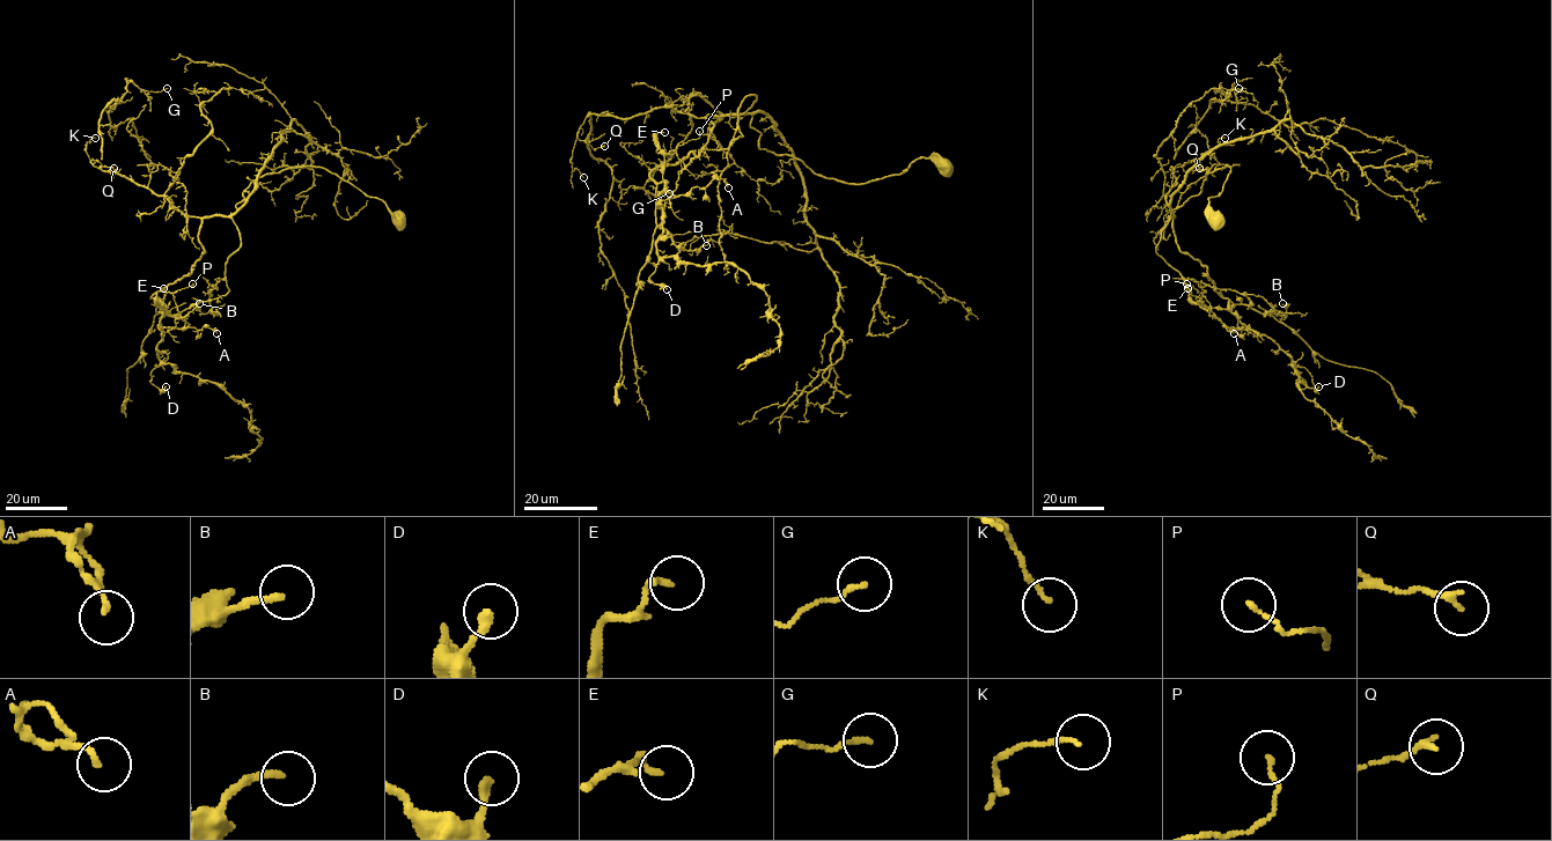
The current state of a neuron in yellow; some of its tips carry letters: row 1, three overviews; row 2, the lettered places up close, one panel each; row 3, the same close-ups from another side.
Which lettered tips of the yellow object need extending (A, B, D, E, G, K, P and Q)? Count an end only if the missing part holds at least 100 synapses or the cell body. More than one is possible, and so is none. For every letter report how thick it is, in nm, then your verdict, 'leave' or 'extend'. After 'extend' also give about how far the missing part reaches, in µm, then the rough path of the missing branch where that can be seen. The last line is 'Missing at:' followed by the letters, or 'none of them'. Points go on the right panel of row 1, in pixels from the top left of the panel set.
A: 150 nm thick; leave
B: 200 nm thick; leave
D: 260 nm thick; leave
E: 170 nm thick; leave
G: 150 nm thick; leave
K: 130 nm thick; leave
P: 130 nm thick; leave
Q: 170 nm thick; leave
Missing at: none of them

